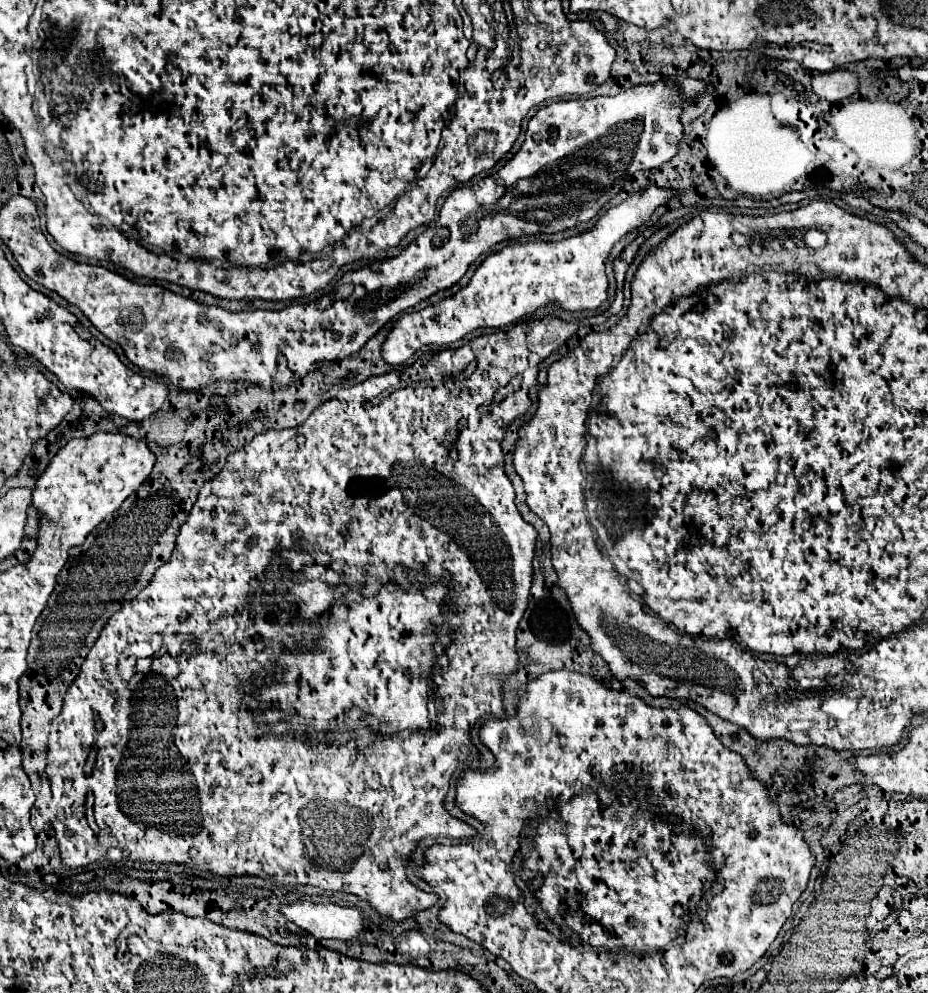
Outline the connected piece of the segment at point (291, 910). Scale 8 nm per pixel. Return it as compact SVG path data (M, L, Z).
M290 901L280 905L280 913L316 939L356 939L366 931L366 919L360 909L340 907L334 903Z

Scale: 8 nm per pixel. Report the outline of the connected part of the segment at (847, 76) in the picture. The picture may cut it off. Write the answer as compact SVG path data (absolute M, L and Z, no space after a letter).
M844 69L814 75L814 93L826 101L840 101L852 97L858 91L858 87L858 77Z

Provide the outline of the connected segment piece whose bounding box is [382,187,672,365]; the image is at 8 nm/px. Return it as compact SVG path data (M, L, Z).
M648 187L642 193L630 195L618 207L612 207L598 219L596 227L586 233L556 243L510 243L502 251L488 255L472 275L470 283L456 295L400 317L384 343L382 359L390 365L402 365L424 345L448 345L480 327L506 327L532 315L550 301L558 301L566 311L598 309L606 301L608 279L604 263L612 245L628 231L646 223L654 209L670 201L670 197L670 189Z

